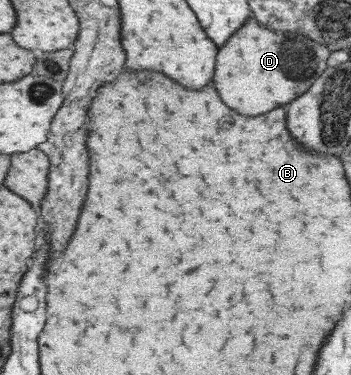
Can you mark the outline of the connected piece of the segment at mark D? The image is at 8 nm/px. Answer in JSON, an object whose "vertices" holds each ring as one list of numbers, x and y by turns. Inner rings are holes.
{"vertices":[[250,16,243,25,240,25,240,30,236,30,217,49,212,84,216,86,220,100,224,100,228,108,232,108,242,116,256,116,272,110,274,106,288,104,293,98,299,97,327,67,328,55,329,50,323,44,312,41,310,37,272,32]]}

